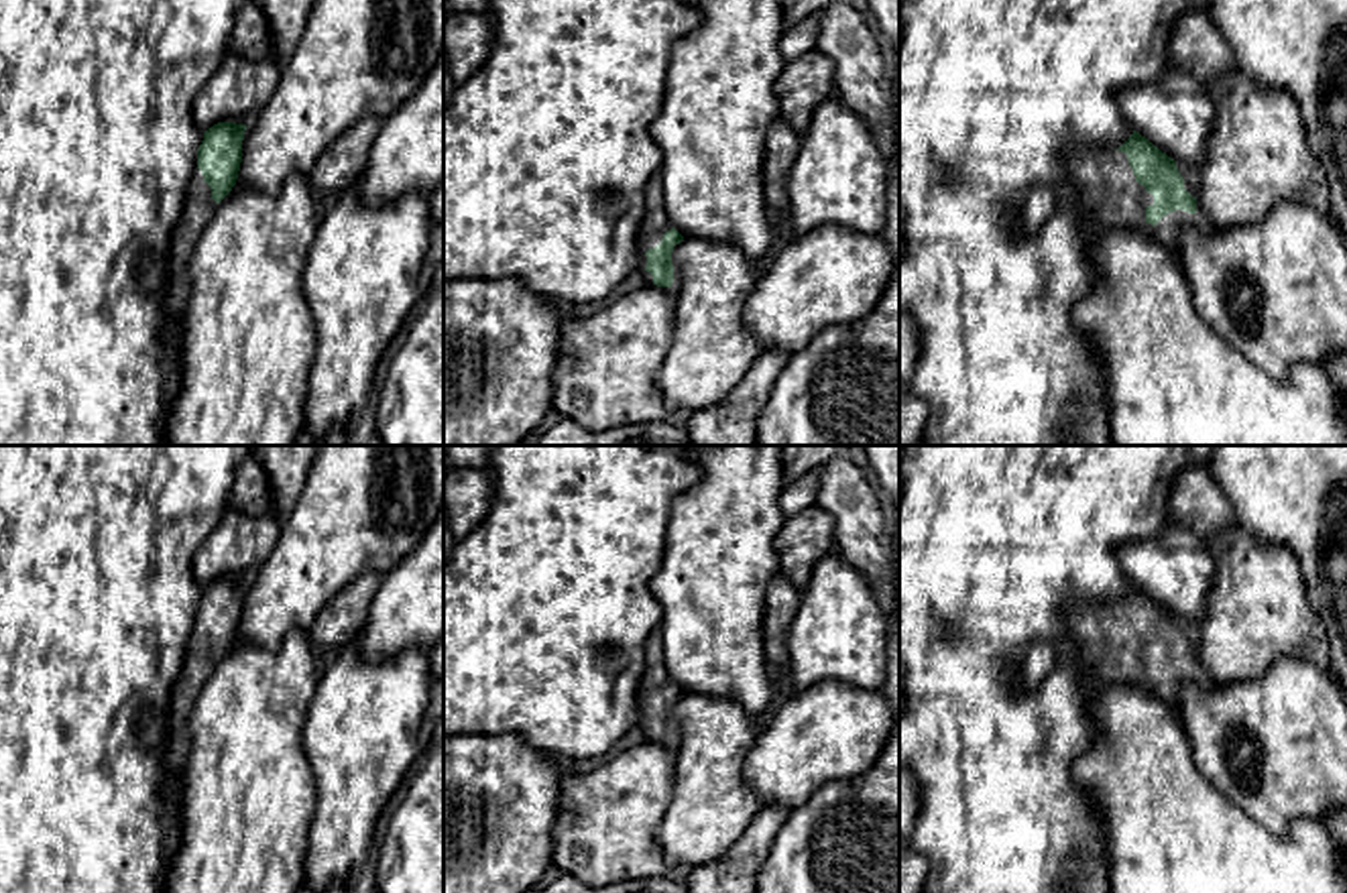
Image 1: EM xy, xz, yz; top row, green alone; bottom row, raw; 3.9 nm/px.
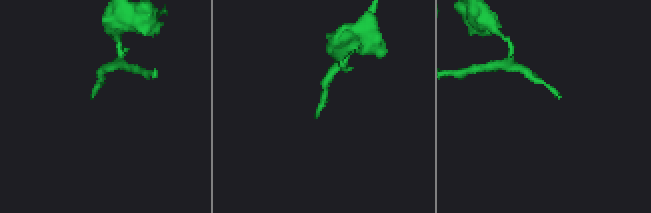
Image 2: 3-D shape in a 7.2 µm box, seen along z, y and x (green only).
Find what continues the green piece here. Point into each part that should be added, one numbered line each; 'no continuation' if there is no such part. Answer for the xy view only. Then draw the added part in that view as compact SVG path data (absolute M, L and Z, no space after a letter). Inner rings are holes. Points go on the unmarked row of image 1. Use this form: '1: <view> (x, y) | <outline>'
1: xy (198, 666) | M195 624L183 669L173 686L171 702L169 702L169 728L167 728L167 742L165 742L165 767L171 775L171 783L167 787L169 793L175 793L175 785L181 777L181 769L189 749L189 732L187 722L189 714L199 698L206 681L210 679L216 657L212 655L212 645L203 637L199 624Z

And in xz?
1: xz (656, 678) | M653 633L645 643L645 673L641 677L637 702L641 706L641 728L645 730L647 738L653 740L651 728L645 726L649 704L661 700L661 694L667 686L671 686L671 675L665 667L665 647L661 641L661 633Z

